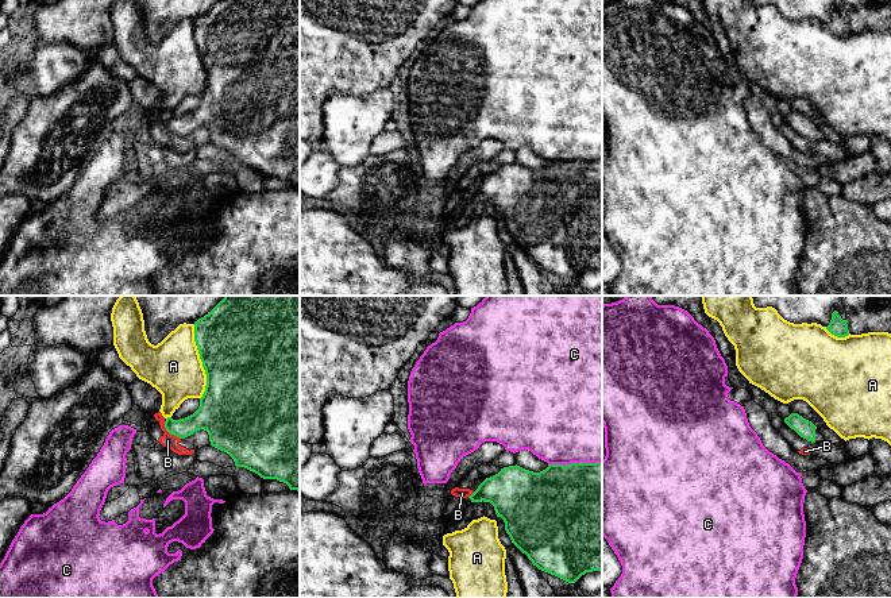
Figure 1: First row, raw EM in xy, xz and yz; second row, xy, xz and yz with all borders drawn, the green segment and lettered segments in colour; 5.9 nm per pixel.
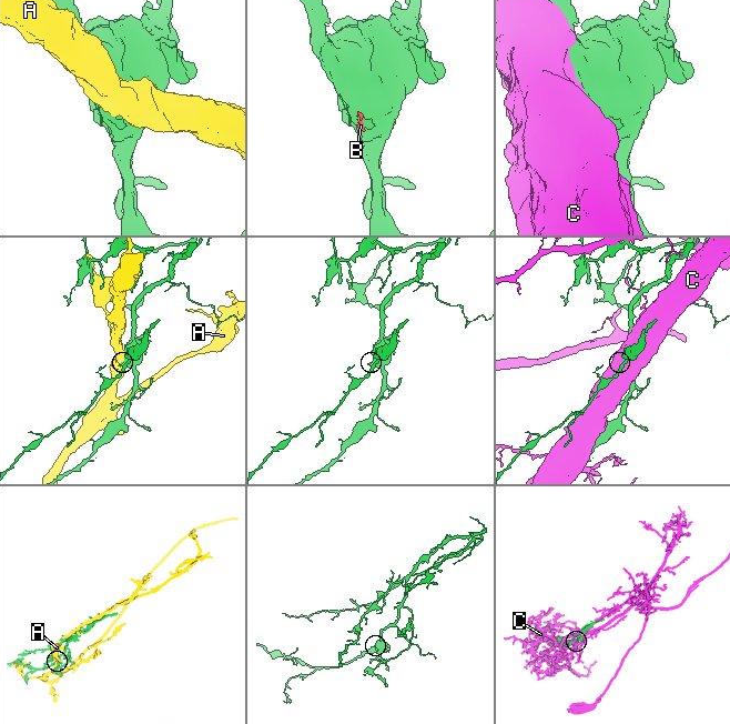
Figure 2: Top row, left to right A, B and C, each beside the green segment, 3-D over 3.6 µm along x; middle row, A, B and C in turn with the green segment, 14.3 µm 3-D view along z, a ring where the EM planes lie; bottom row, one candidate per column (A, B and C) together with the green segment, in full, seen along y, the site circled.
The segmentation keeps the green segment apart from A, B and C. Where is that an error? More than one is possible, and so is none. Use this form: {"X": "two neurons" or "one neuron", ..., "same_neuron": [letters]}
{"A": "two neurons", "B": "two neurons", "C": "two neurons", "same_neuron": []}

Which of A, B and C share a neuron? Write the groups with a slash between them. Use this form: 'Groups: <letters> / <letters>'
Groups: A / B / C

